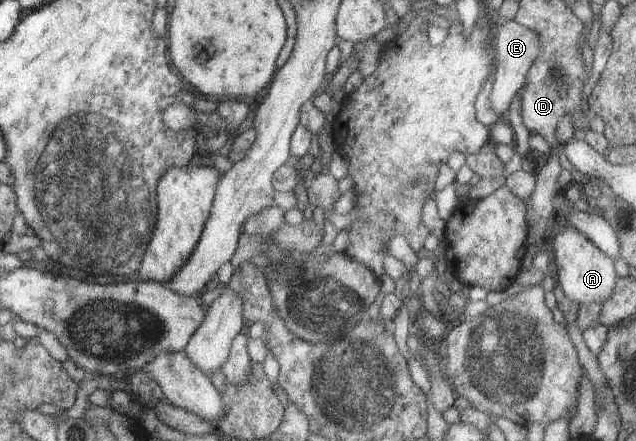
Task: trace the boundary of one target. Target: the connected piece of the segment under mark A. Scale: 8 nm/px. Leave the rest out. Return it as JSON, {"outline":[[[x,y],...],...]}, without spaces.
{"outline":[[[564,228],[553,239],[552,247],[555,251],[555,268],[557,268],[557,281],[562,292],[570,302],[577,302],[580,306],[585,304],[601,304],[609,294],[613,294],[616,280],[614,262],[606,256],[583,232],[577,228]]]}

